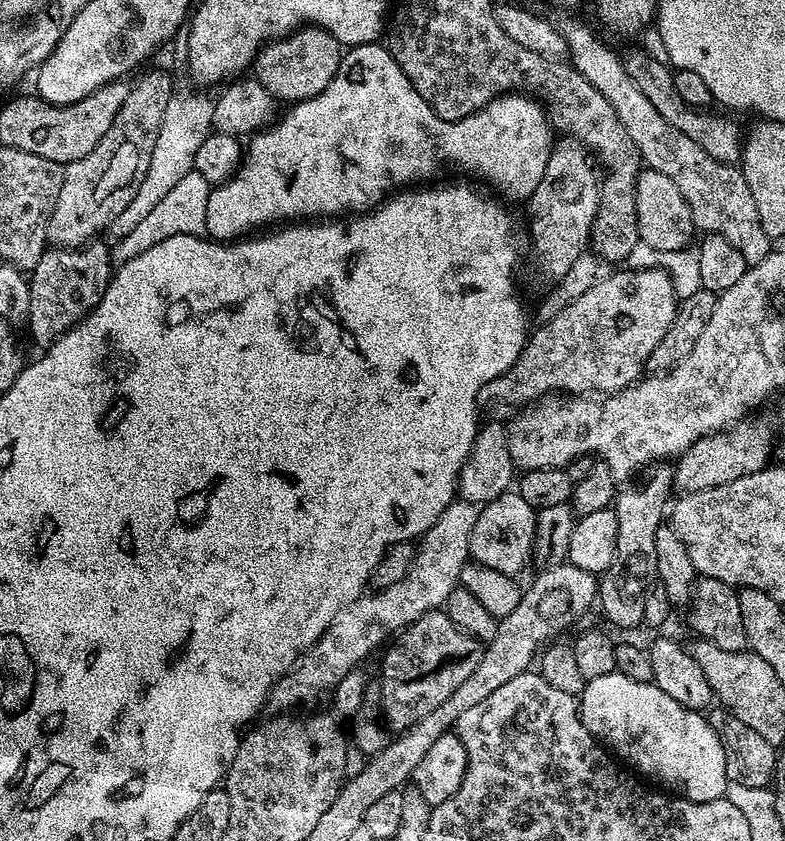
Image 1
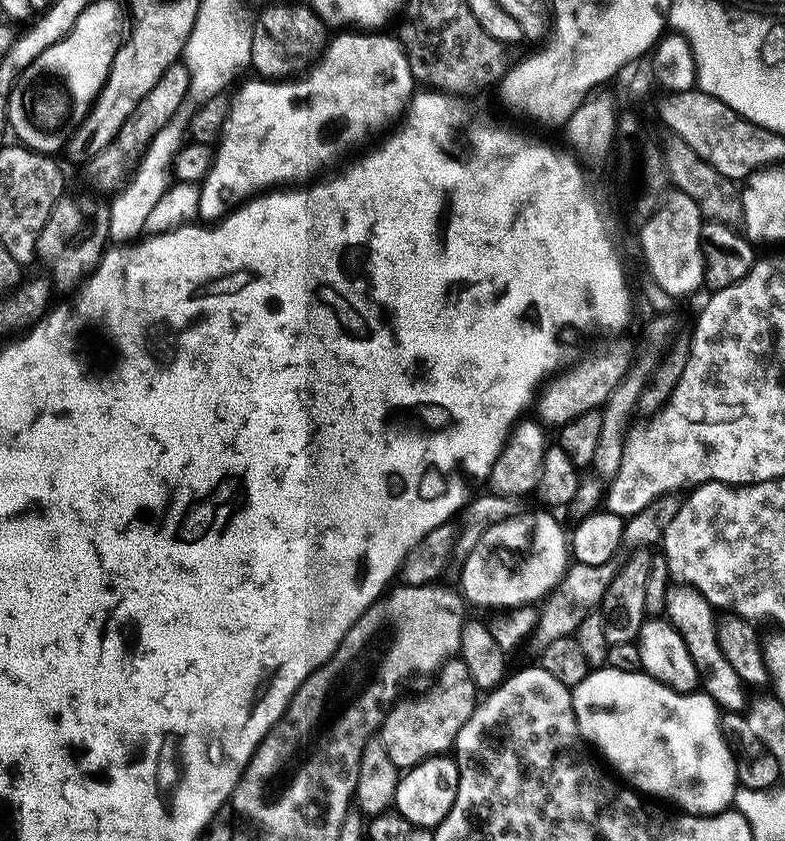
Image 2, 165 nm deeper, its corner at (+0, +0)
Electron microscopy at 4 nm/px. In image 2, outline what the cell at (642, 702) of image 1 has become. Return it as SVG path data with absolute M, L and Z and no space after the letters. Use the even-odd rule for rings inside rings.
M600 666L595 670L589 671L588 676L582 678L582 682L578 682L576 687L572 689L572 709L574 710L574 718L578 722L578 730L580 731L581 737L593 749L596 747L612 763L613 770L617 772L615 775L625 785L631 786L635 791L648 798L661 796L662 799L669 800L672 804L677 804L680 807L677 809L681 813L690 816L716 816L718 813L727 812L733 807L736 799L736 789L738 787L738 781L736 779L736 757L732 755L732 749L724 741L724 735L720 729L721 709L716 707L715 702L704 691L675 692L672 688L667 688L666 685L658 682L653 676L648 675L643 670L638 672L623 672L622 670L614 670L607 666Z

